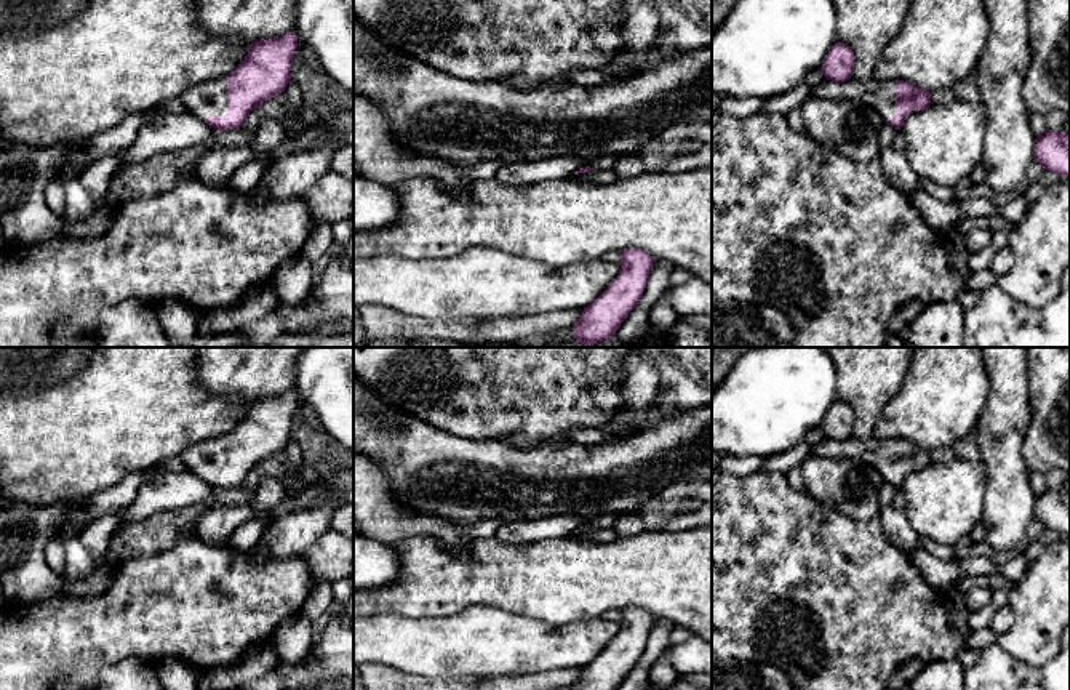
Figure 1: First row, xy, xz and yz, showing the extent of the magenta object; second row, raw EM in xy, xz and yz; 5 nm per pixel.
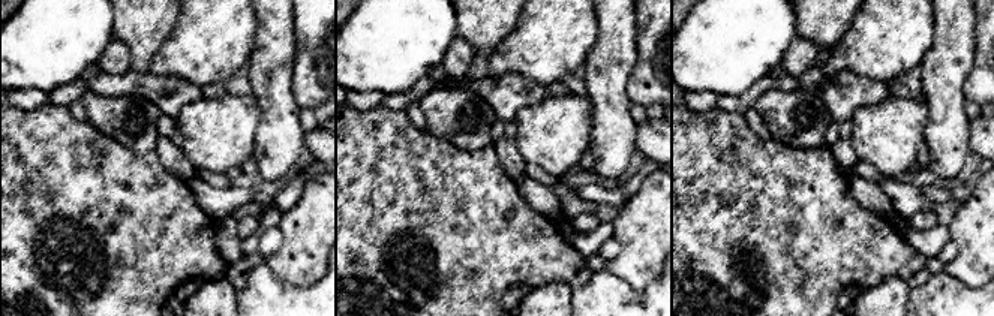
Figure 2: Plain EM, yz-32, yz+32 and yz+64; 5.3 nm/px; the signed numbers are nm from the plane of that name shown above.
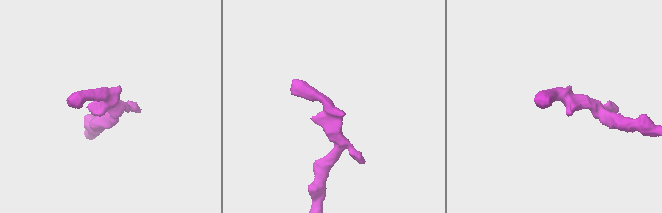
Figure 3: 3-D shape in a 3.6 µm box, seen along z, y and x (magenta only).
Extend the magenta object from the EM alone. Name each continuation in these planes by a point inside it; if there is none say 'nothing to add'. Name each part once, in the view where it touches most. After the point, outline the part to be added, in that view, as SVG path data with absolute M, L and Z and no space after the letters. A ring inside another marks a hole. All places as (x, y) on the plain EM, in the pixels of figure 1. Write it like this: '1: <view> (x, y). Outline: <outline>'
1: xy (210, 457). Outline: M227 439L203 440L189 447L181 459L186 469L192 471L202 480L211 474L227 472Z

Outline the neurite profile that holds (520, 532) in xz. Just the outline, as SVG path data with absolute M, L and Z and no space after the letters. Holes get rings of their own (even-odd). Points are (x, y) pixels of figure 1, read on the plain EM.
M621 512L582 519L574 515L552 515L549 519L505 522L497 530L497 538L512 544L526 544L539 540L571 536L581 527L613 528Z

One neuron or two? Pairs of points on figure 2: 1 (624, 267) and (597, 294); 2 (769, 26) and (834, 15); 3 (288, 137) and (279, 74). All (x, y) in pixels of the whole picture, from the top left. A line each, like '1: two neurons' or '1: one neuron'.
1: two neurons
2: two neurons
3: one neuron

